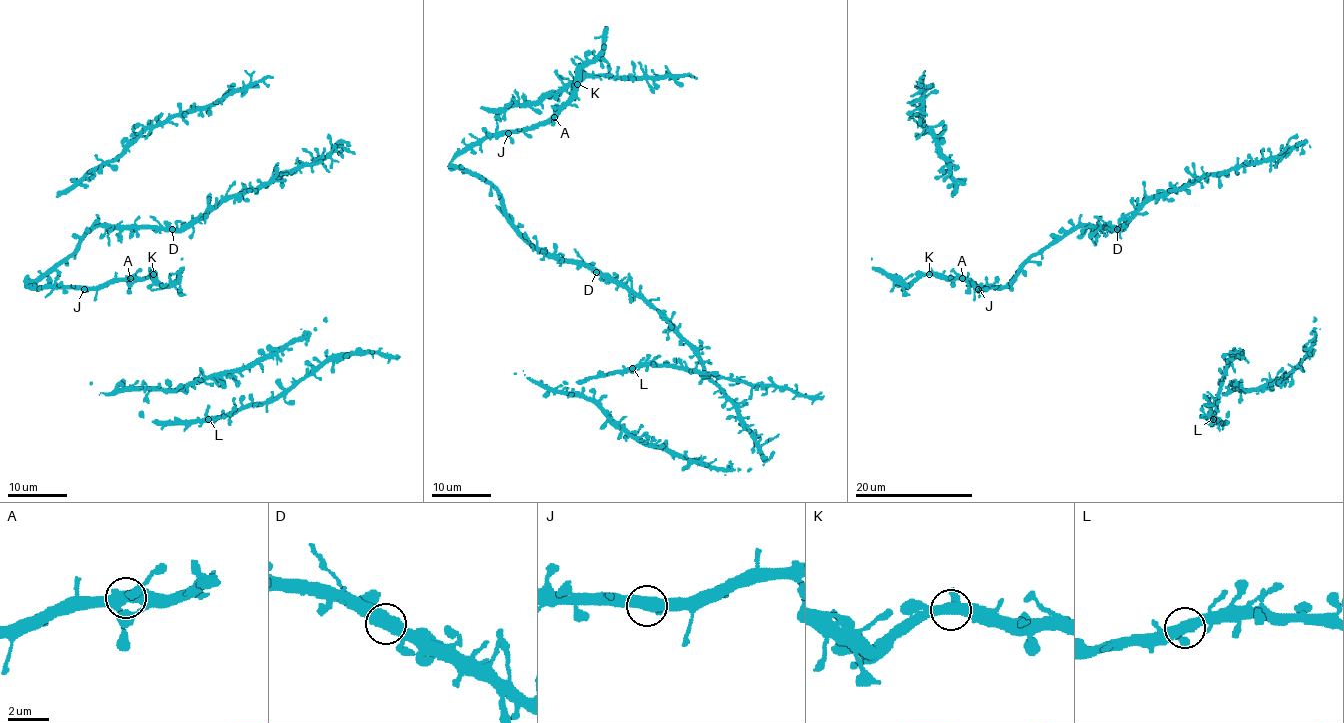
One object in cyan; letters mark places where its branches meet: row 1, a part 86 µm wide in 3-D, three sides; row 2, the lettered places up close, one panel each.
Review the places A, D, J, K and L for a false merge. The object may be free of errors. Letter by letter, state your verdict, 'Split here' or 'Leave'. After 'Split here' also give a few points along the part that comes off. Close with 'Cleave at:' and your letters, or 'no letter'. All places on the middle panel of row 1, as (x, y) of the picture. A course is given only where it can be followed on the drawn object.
A: Leave
D: Leave
J: Leave
K: Leave
L: Leave
Cleave at: no letter

